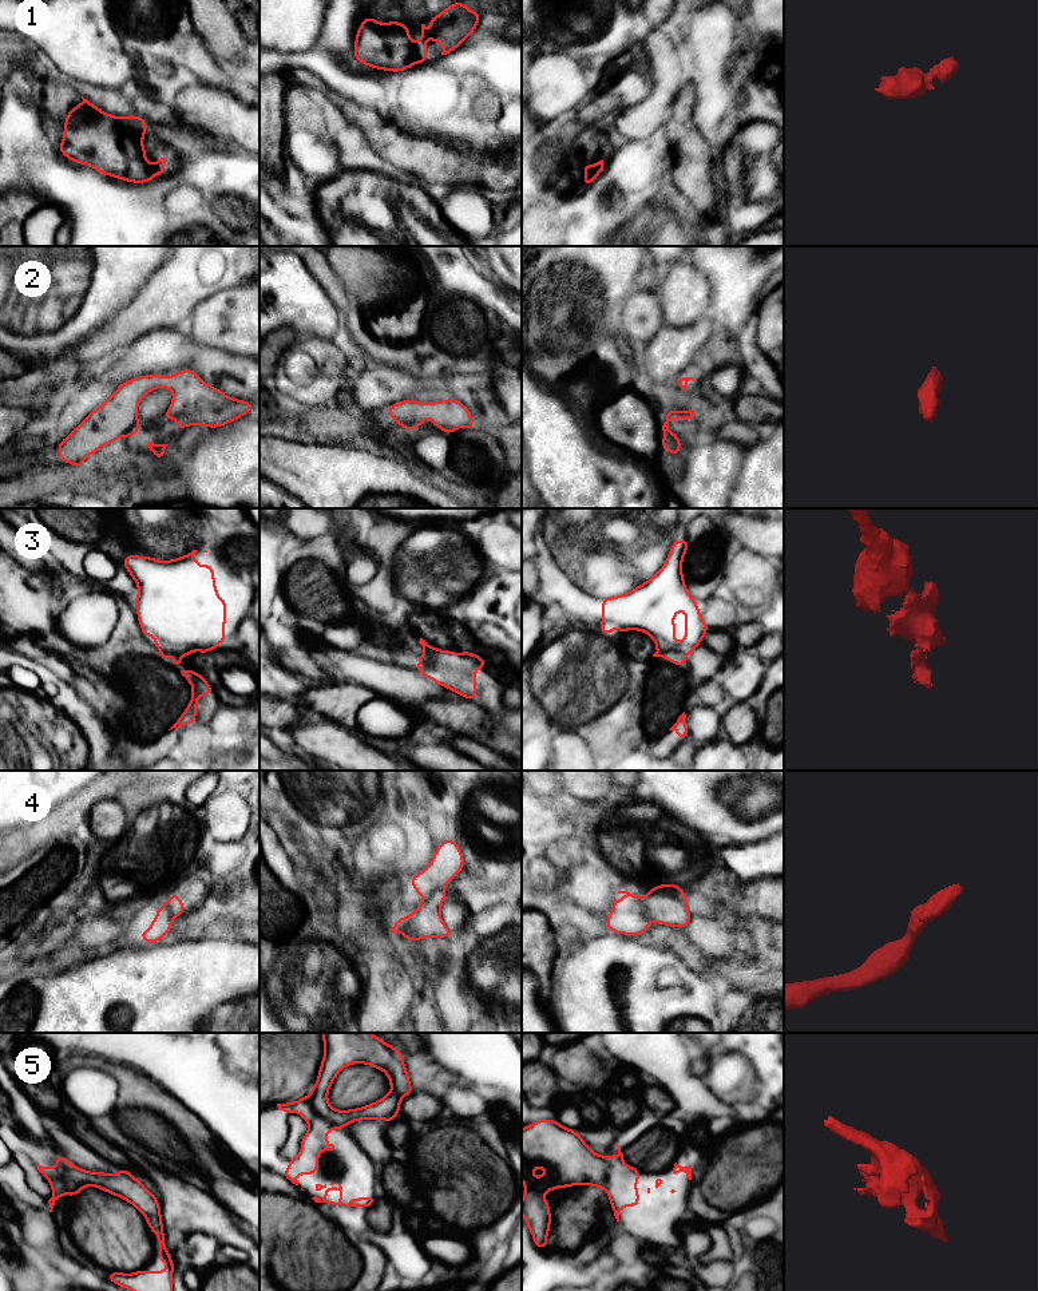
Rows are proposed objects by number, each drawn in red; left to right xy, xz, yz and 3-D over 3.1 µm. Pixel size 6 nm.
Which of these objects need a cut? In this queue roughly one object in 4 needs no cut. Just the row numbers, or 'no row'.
3, 4, 5

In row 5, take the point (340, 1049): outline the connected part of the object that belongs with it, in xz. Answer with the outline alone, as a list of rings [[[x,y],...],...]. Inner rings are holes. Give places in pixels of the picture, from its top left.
[[[322,1033],[324,1057],[308,1101],[328,1121],[346,1128],[353,1121],[383,1120],[393,1122],[401,1100],[413,1093],[403,1053],[371,1033]],[[364,1064],[383,1070],[391,1092],[367,1106],[340,1110],[328,1100],[337,1074],[348,1065]]]

